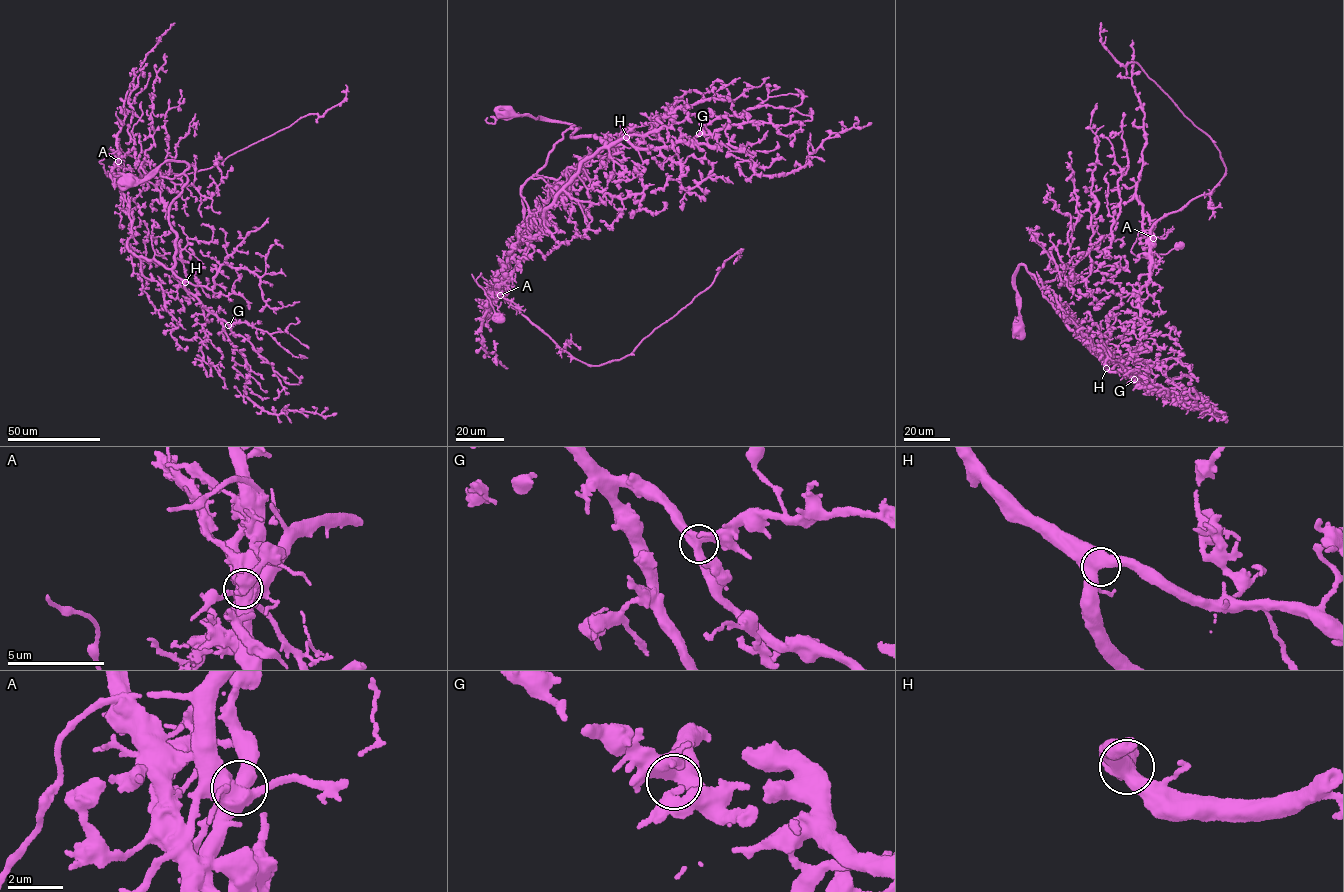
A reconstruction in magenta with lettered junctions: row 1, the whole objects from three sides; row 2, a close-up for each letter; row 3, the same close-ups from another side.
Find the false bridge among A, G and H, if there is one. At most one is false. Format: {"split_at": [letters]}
{"split_at": ["A"]}

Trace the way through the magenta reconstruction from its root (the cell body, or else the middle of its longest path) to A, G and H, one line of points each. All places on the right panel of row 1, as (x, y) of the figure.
A: (1018, 327), (1020, 263), (1067, 328), (1105, 363), (1137, 349), (1139, 289), (1148, 279), (1153, 237)
G: (1018, 327), (1014, 278), (1020, 263), (1034, 275), (1067, 328), (1107, 369), (1125, 368), (1134, 379)
H: (1018, 327), (1021, 317), (1014, 278), (1020, 263), (1034, 275), (1045, 297), (1067, 328), (1100, 357), (1106, 368)

